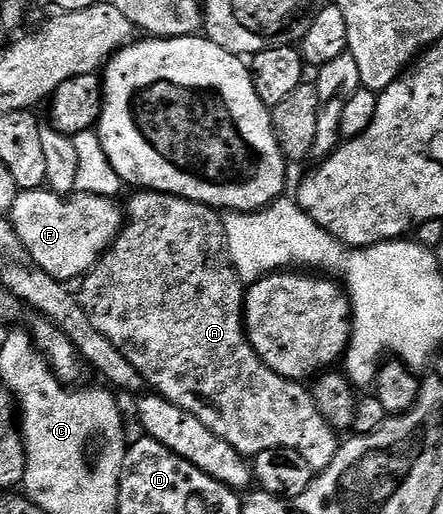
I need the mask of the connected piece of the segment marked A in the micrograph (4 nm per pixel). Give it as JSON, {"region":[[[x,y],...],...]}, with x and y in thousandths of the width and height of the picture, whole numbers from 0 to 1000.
{"region":[[[343,372],[302,375],[309,377],[293,387],[291,407],[287,399],[287,428],[275,436],[273,451],[266,453],[239,492],[192,533],[178,554],[181,589],[203,617],[205,628],[212,630],[214,642],[264,671],[266,683],[293,702],[296,712],[314,722],[330,751],[352,770],[372,772],[386,784],[395,784],[395,792],[440,807],[440,815],[449,815],[449,823],[458,823],[476,839],[485,839],[485,846],[494,846],[494,854],[512,854],[512,862],[521,862],[521,870],[530,870],[530,877],[540,877],[555,893],[569,893],[594,877],[655,874],[684,885],[684,893],[693,893],[693,901],[702,901],[702,909],[711,916],[734,912],[761,883],[763,844],[743,829],[738,815],[729,815],[720,792],[707,782],[704,763],[691,751],[686,757],[679,741],[659,741],[612,722],[612,714],[603,714],[594,706],[594,698],[585,698],[585,691],[571,679],[571,669],[562,665],[549,615],[555,564],[549,560],[549,549],[535,537],[519,494],[512,490],[512,463],[501,416],[472,399],[454,399],[447,391],[424,391],[384,375],[348,375]]]}

